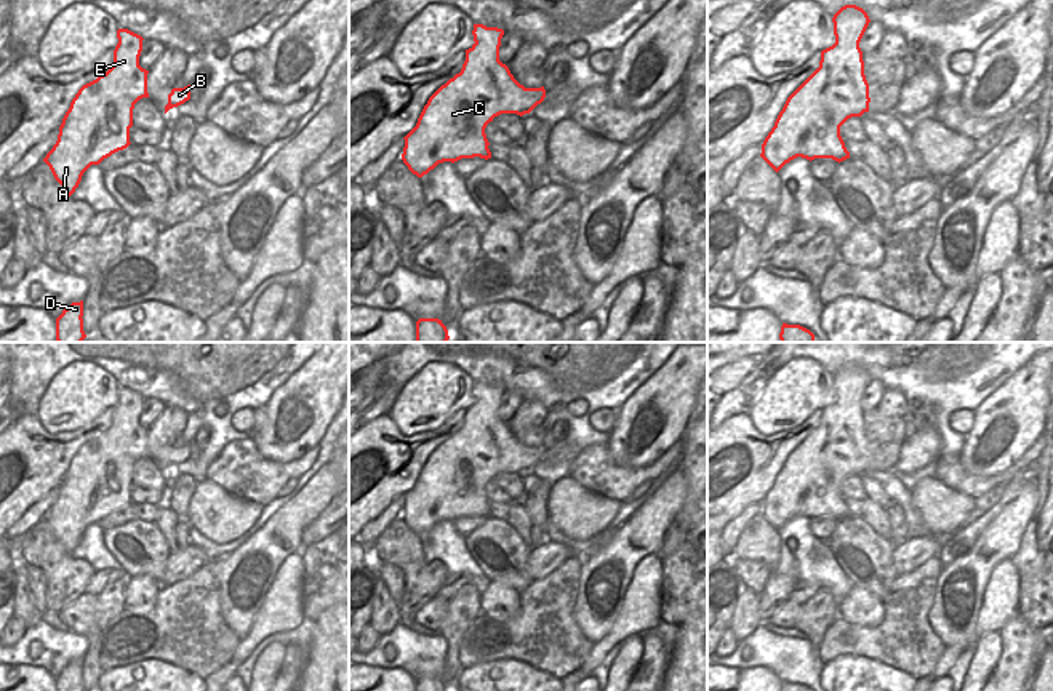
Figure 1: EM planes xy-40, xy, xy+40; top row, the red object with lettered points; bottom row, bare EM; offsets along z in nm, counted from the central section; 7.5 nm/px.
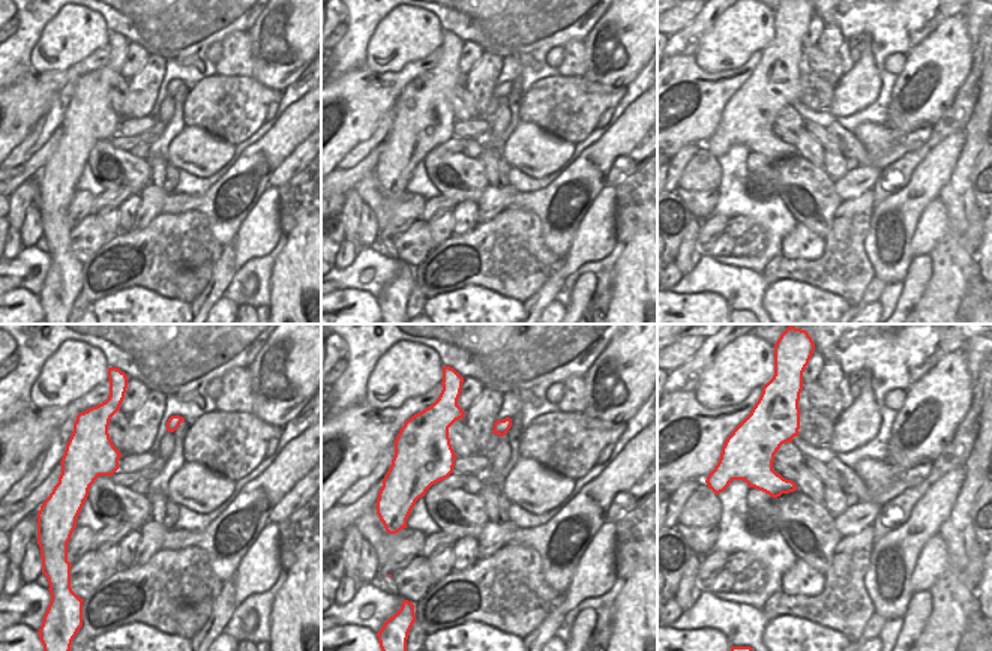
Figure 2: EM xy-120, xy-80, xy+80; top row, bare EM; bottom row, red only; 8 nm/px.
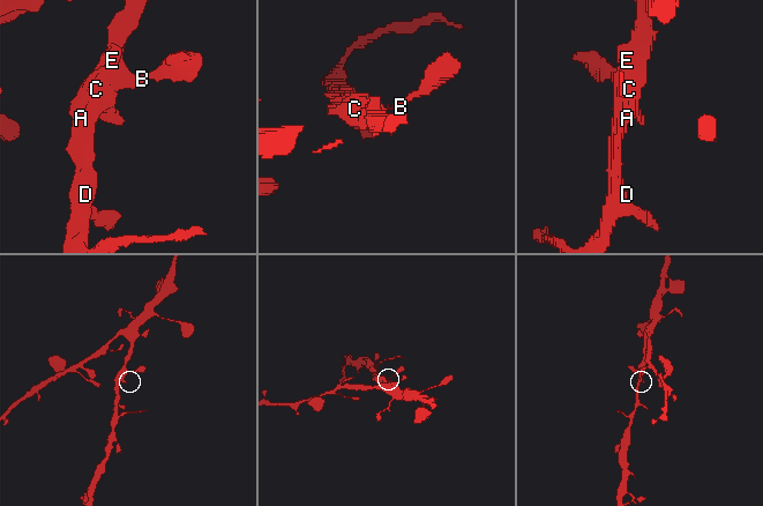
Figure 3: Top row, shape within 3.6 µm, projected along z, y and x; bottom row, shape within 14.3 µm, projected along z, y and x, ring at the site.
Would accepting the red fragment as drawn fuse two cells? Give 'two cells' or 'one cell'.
one cell

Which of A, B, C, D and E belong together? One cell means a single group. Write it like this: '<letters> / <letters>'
A B C D E

